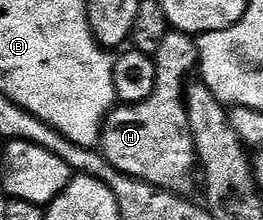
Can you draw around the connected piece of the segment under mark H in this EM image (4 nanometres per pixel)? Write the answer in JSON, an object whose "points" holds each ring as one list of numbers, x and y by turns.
{"points":[[169,31,154,60,156,82,150,99,137,105,117,104,102,122,98,149,118,171,156,189,188,195,198,185,198,158,186,119,184,90,198,65,196,42,187,33]]}

